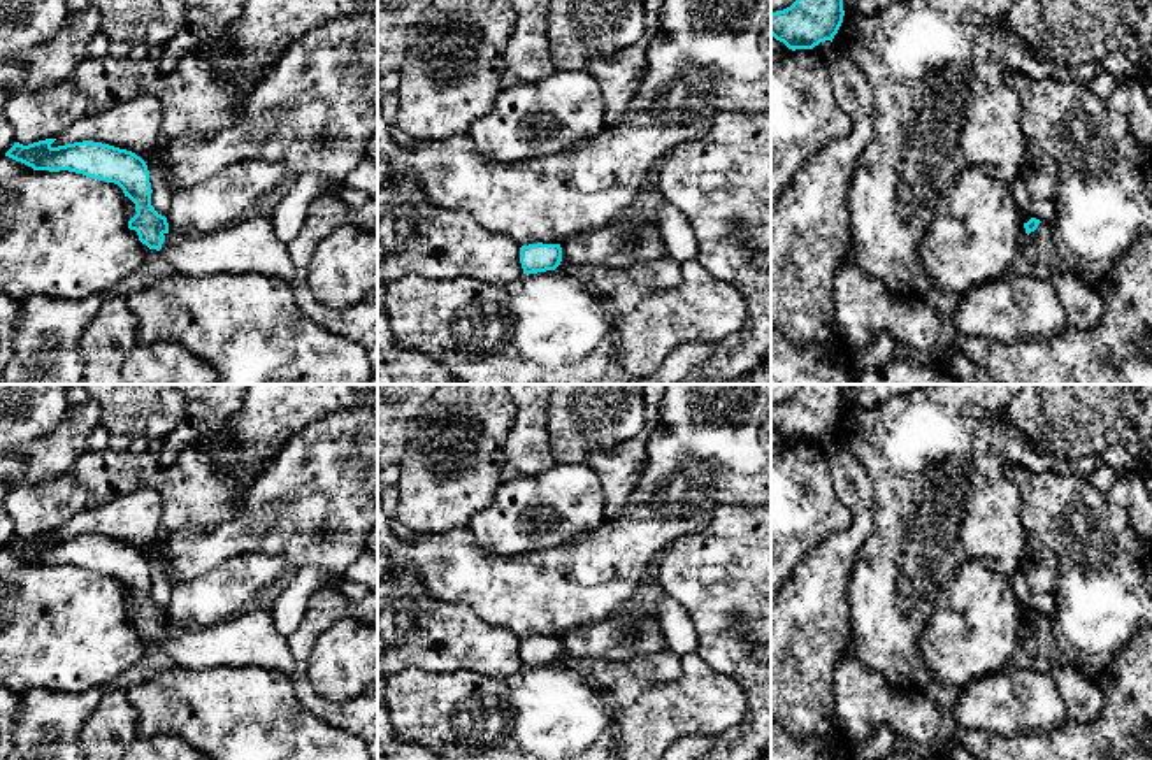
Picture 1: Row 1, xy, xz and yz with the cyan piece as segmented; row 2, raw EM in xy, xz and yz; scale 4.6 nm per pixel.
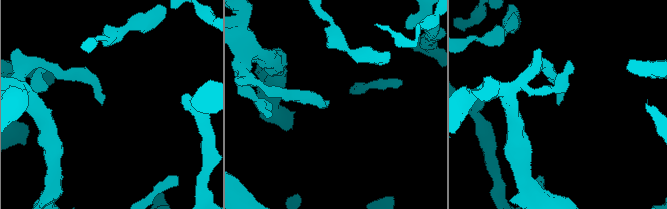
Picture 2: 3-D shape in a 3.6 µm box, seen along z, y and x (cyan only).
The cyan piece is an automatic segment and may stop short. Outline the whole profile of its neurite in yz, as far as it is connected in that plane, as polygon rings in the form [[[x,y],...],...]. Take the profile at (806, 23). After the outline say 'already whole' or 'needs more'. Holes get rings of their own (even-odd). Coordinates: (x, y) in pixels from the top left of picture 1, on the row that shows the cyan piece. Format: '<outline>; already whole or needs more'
[[[796,0],[771,12],[771,35],[788,49],[813,49],[834,39],[843,23],[843,0]]]; already whole

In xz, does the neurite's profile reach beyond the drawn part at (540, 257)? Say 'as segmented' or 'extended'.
as segmented

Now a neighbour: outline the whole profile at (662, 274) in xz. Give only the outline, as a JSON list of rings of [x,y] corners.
[[[671,256],[650,263],[634,262],[625,272],[641,290],[664,291],[681,283],[681,265]]]

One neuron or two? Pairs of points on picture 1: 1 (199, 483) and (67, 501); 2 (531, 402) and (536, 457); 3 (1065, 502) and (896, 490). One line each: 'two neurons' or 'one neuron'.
1: one neuron
2: one neuron
3: two neurons

